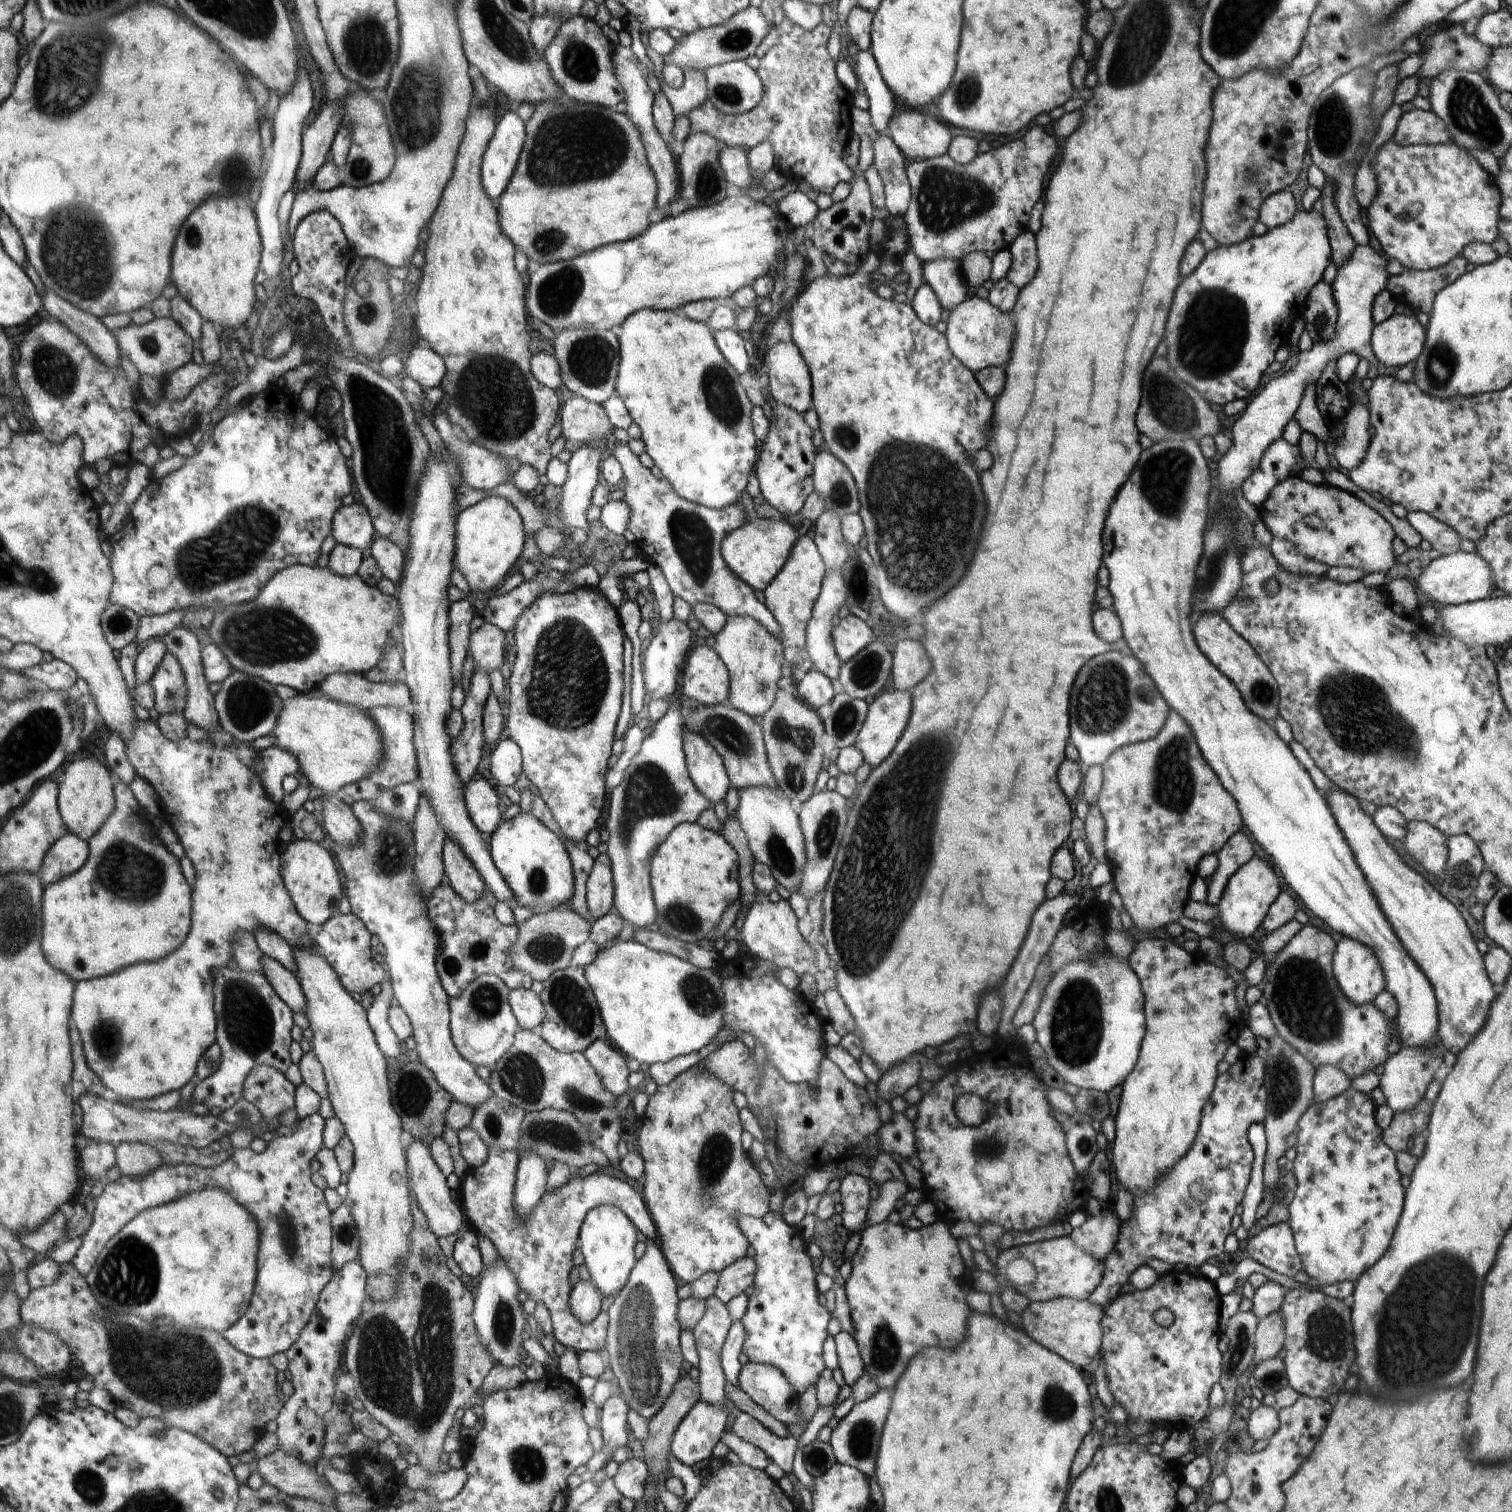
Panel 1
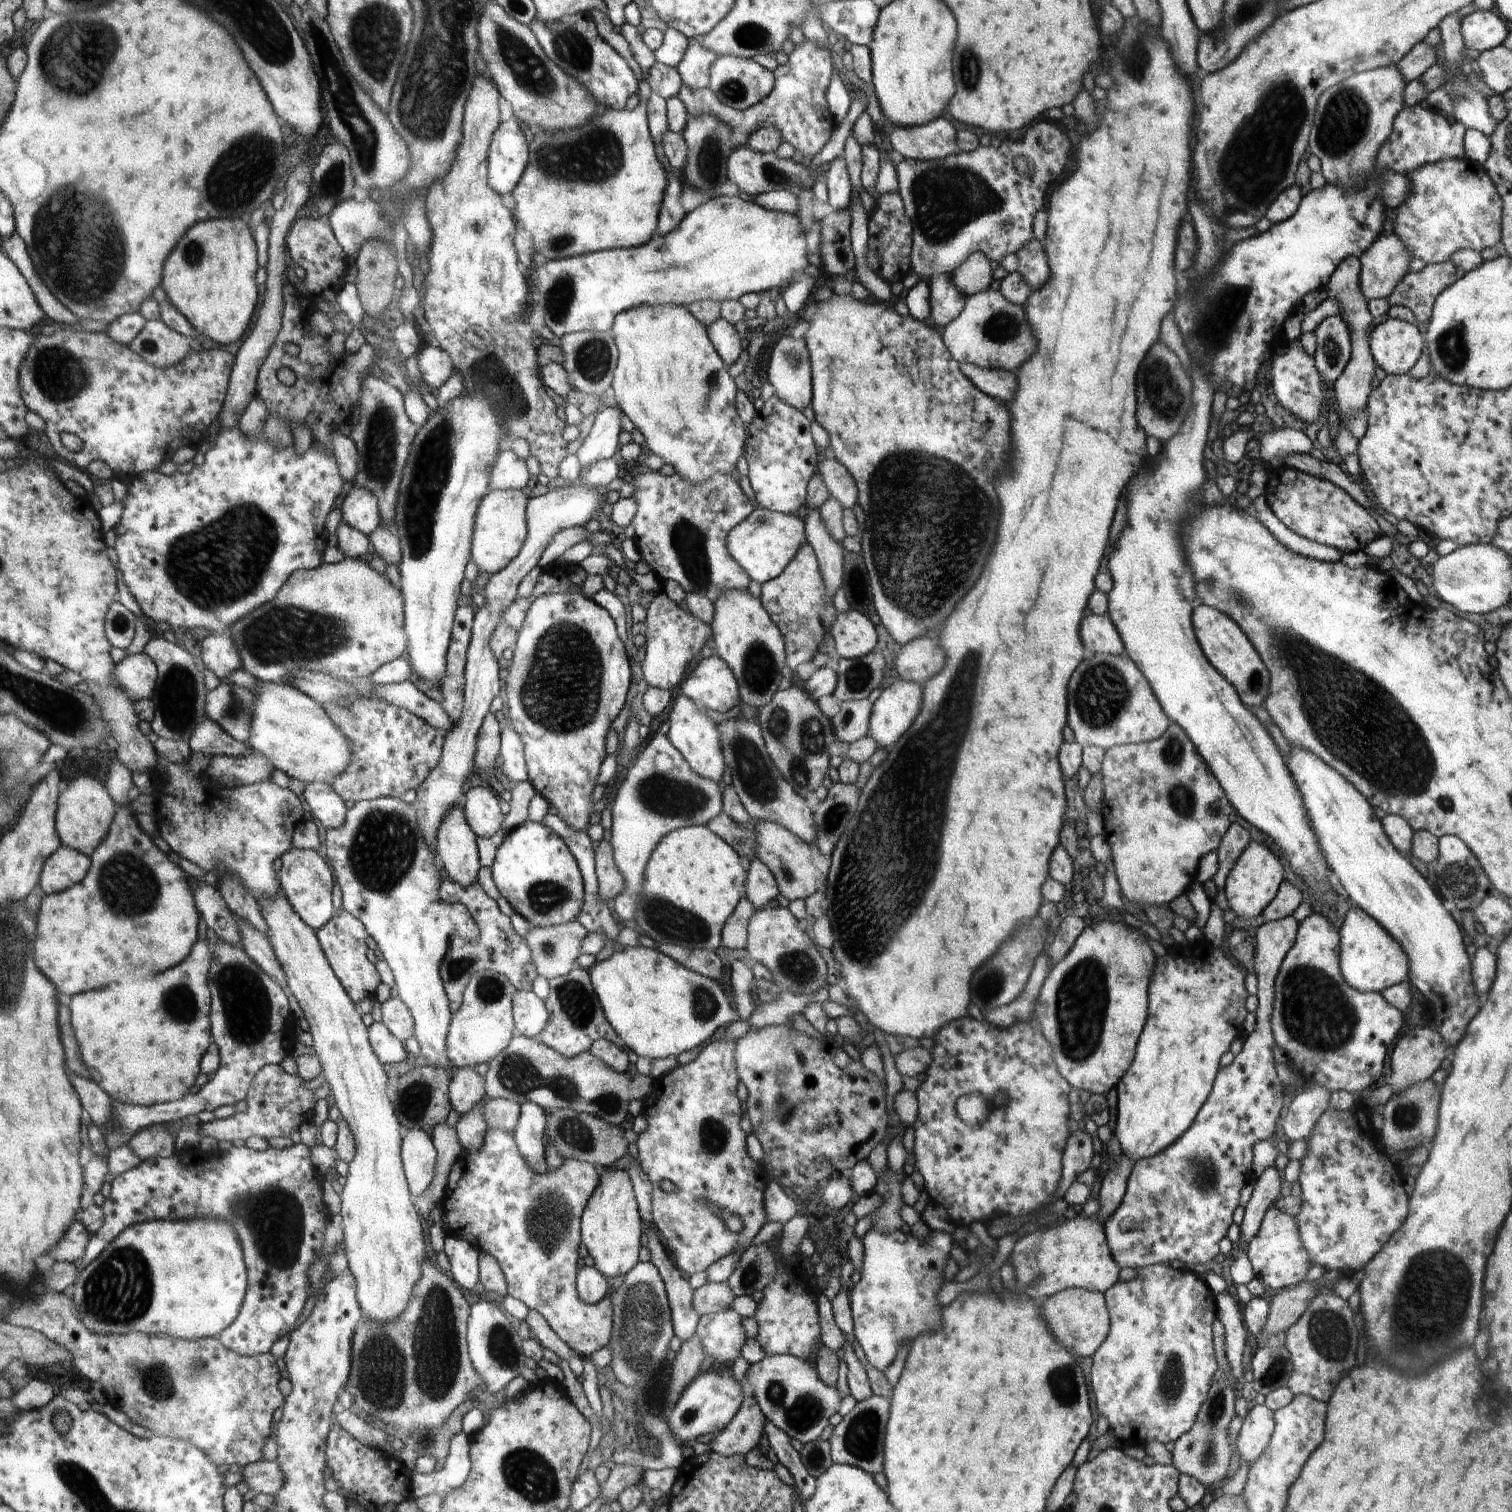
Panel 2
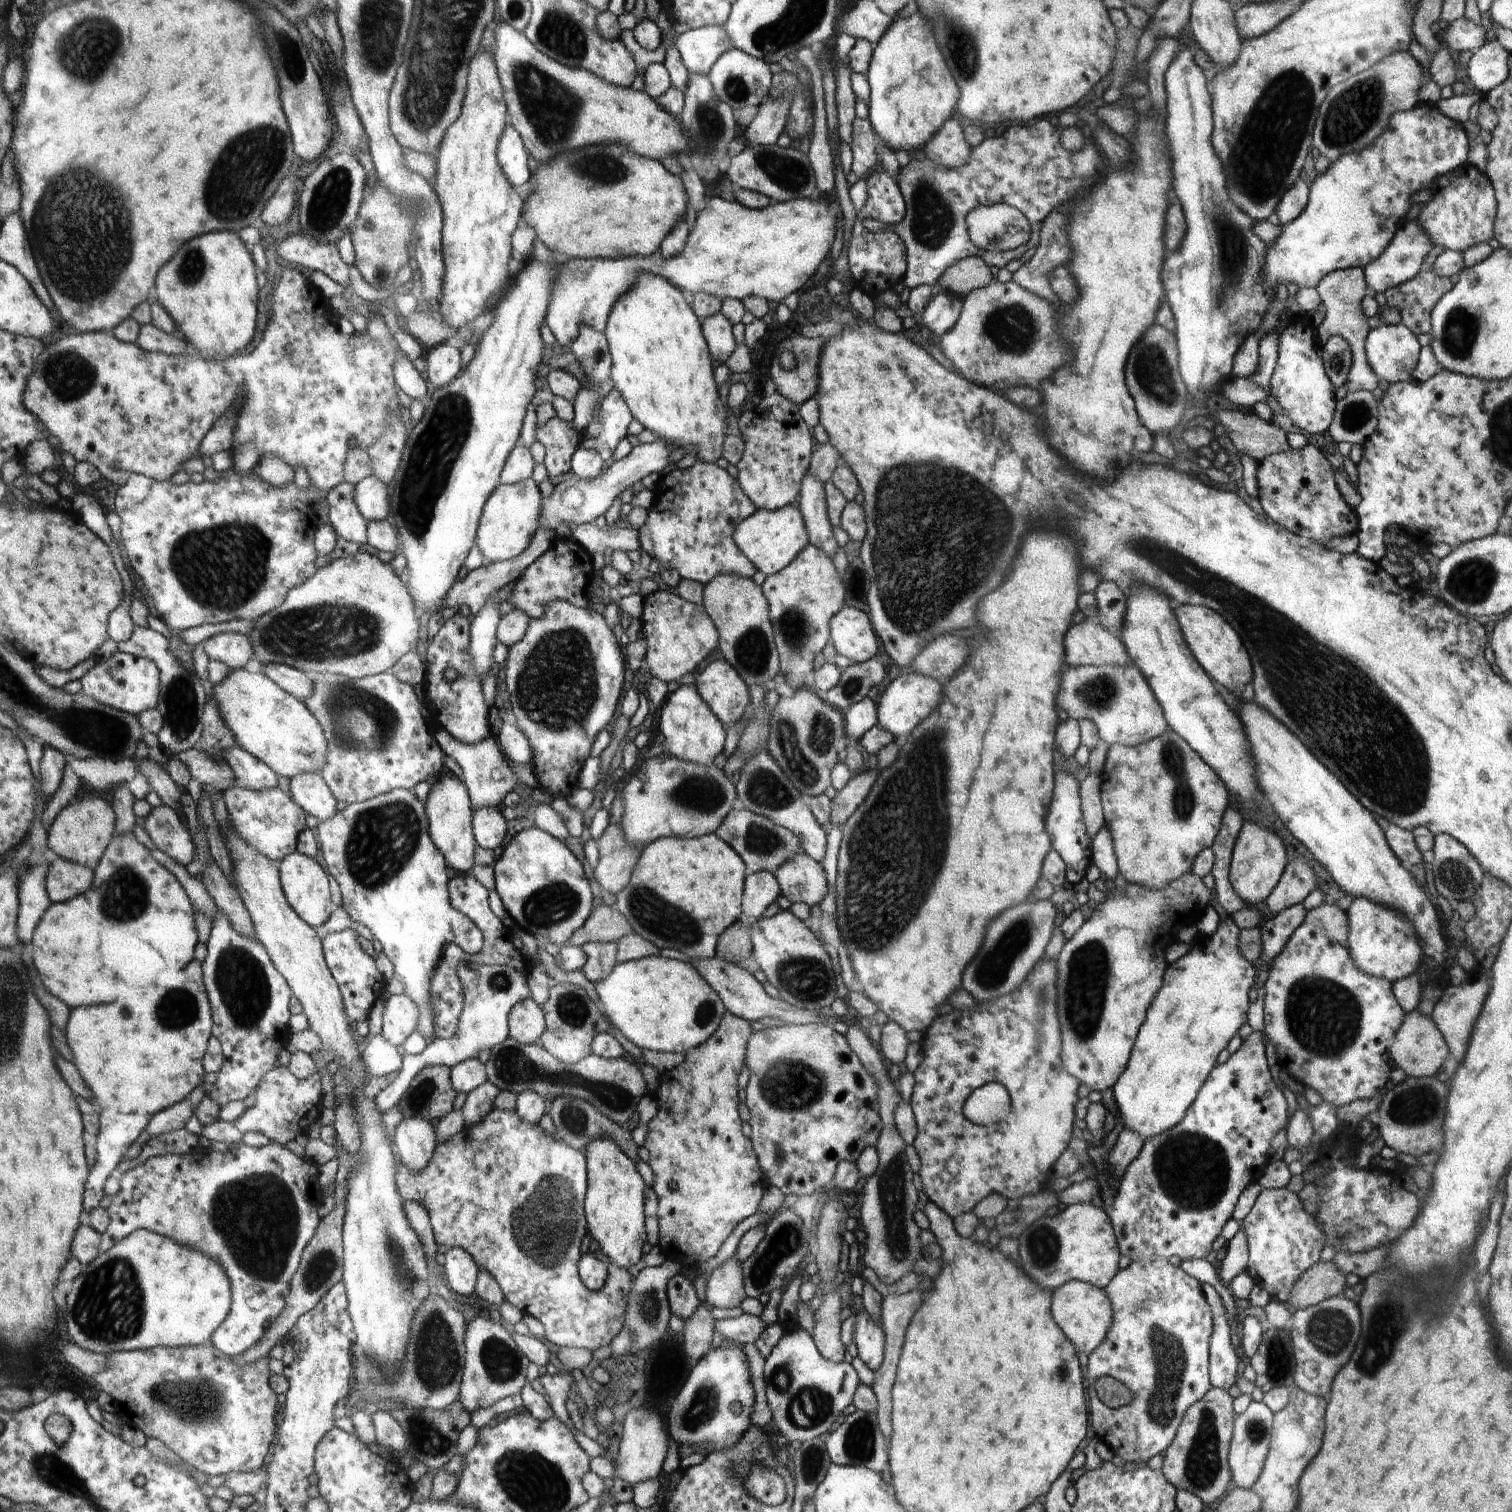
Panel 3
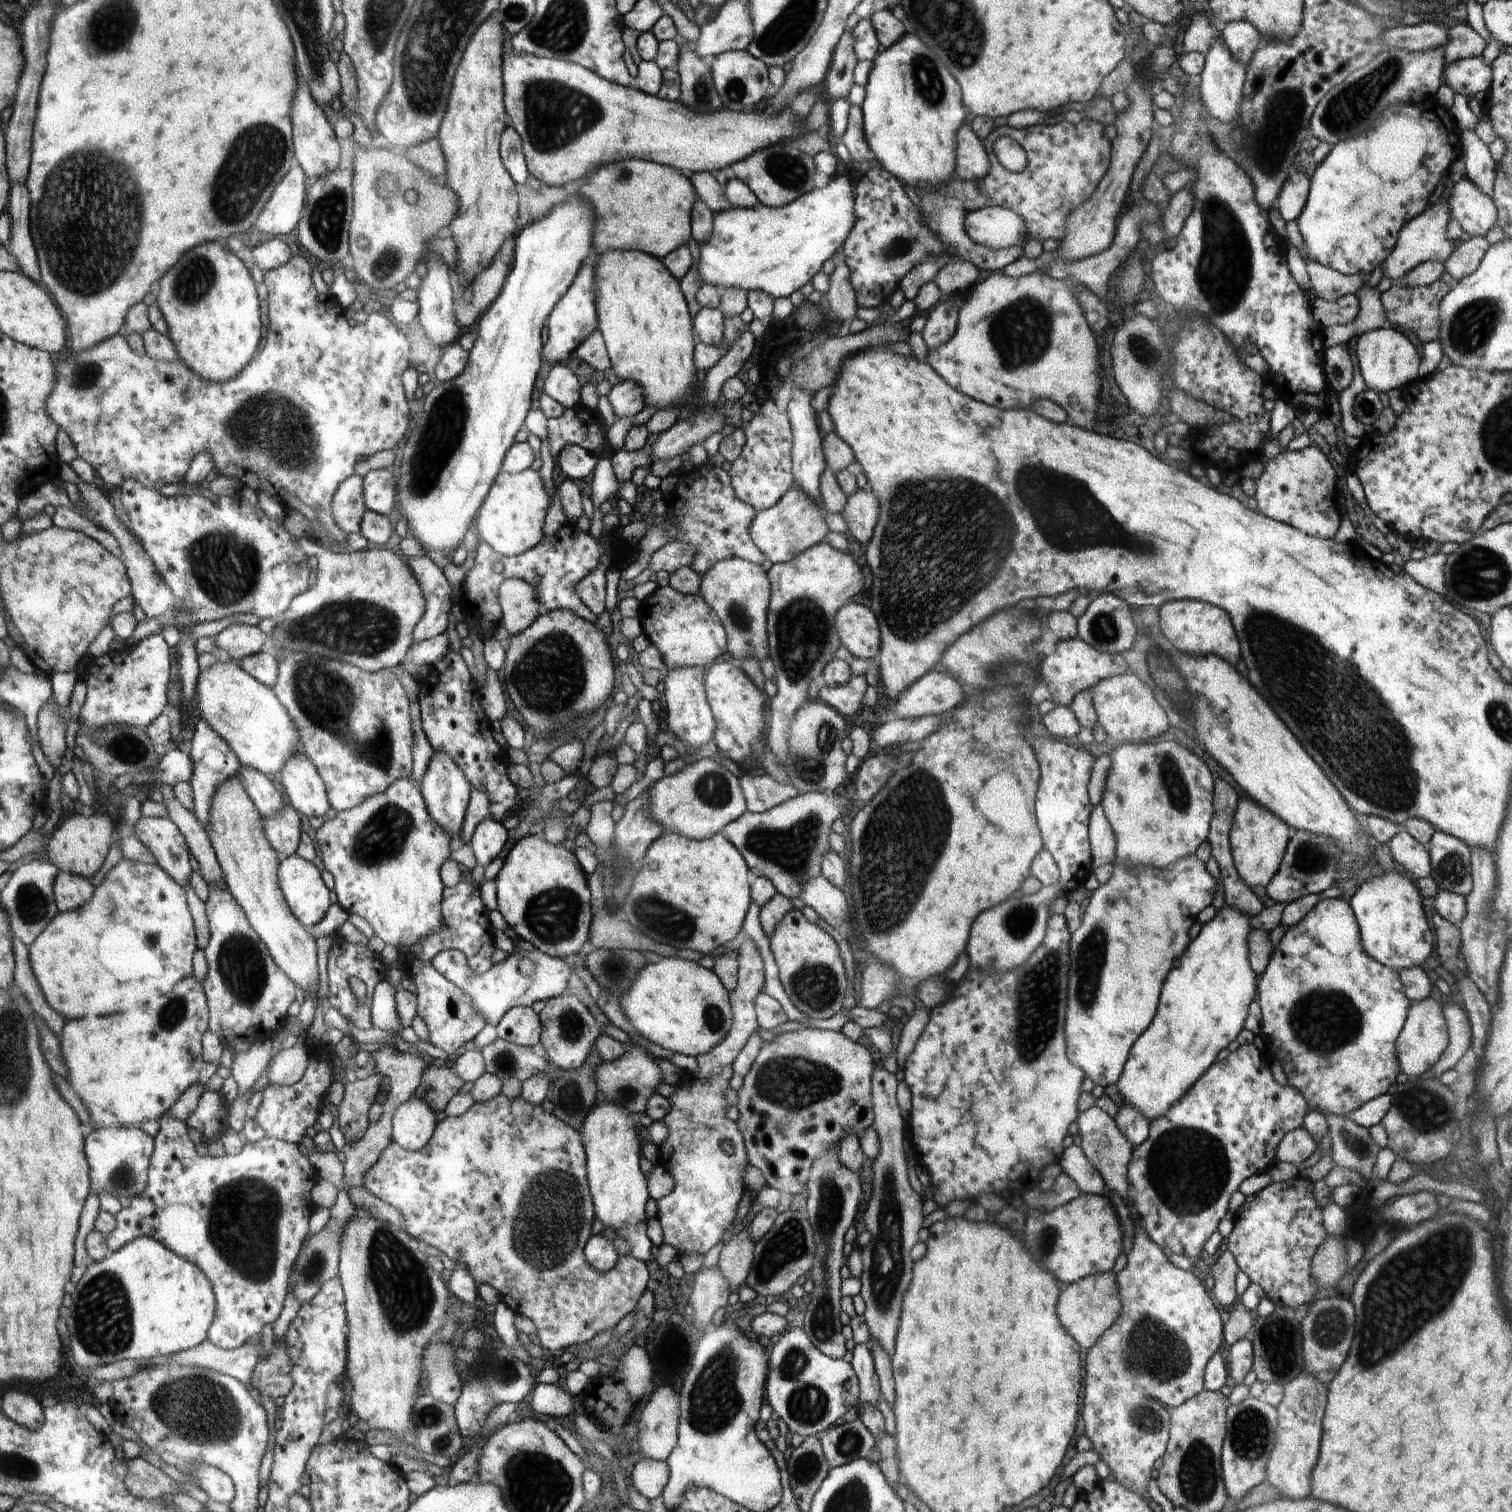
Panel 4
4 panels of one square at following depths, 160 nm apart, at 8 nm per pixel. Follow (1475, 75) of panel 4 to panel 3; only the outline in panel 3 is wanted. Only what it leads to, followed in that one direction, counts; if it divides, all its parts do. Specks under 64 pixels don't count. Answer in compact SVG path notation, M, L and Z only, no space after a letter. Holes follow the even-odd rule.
M1496 38L1488 39L1473 51L1465 75L1475 91L1482 91L1485 95L1505 81L1509 71L1509 54Z

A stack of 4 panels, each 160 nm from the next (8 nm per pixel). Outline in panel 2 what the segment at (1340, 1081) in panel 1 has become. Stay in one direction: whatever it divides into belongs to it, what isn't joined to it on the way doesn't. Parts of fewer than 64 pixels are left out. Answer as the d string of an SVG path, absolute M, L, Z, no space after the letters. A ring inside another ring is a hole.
M1316 1084L1312 1089L1297 1091L1279 1123L1279 1133L1286 1134L1291 1142L1308 1139L1317 1120L1329 1108L1331 1094Z

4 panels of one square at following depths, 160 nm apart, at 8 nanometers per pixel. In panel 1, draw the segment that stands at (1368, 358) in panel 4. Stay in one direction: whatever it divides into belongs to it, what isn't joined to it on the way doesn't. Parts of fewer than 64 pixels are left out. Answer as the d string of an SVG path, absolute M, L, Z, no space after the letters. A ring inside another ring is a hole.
M1397 314L1373 328L1372 352L1386 367L1404 367L1415 362L1424 348L1425 332L1417 315Z

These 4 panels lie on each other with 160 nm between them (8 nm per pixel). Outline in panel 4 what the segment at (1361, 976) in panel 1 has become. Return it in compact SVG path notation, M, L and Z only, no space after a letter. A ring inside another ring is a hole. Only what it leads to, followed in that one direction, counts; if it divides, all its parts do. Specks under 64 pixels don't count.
M1397 871L1384 872L1366 880L1349 902L1364 952L1396 974L1404 968L1424 964L1434 950L1434 934L1428 926L1422 896L1414 882Z

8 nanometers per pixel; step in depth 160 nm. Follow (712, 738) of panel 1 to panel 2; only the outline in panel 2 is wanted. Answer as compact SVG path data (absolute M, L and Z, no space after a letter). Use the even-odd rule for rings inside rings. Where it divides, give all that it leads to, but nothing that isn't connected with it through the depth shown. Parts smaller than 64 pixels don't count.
M734 718L720 723L718 729L722 737L727 776L752 821L772 821L787 828L804 842L813 844L816 836L815 812L808 807L804 797L794 792L772 762L760 725L757 722Z

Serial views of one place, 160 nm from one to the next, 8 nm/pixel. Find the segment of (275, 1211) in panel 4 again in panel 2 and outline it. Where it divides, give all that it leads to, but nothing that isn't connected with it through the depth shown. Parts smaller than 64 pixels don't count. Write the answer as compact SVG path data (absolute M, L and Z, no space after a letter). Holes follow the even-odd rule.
M302 1142L286 1149L269 1147L262 1152L252 1150L251 1148L246 1147L246 1145L240 1146L233 1144L230 1150L227 1151L200 1153L196 1149L191 1151L182 1150L180 1152L176 1151L167 1157L144 1159L141 1160L136 1167L129 1169L114 1178L111 1183L111 1192L108 1197L101 1200L100 1207L104 1213L103 1225L91 1235L90 1243L87 1244L87 1250L83 1259L80 1263L76 1264L79 1268L79 1272L82 1268L98 1259L106 1248L110 1246L124 1230L136 1223L145 1223L146 1221L153 1221L154 1219L158 1221L172 1219L188 1221L189 1219L208 1218L224 1221L235 1229L235 1232L238 1233L240 1242L242 1242L243 1260L248 1260L247 1272L252 1272L252 1288L247 1288L248 1304L244 1304L244 1312L239 1312L240 1320L236 1320L236 1324L231 1324L231 1326L224 1330L217 1338L232 1352L239 1353L242 1356L266 1355L267 1353L270 1353L270 1348L272 1348L272 1344L278 1340L278 1336L286 1332L290 1326L296 1324L296 1320L300 1318L300 1314L302 1314L302 1309L304 1308L307 1299L310 1297L310 1294L312 1294L310 1276L312 1266L318 1262L318 1258L320 1254L322 1254L322 1250L324 1250L324 1232L326 1232L328 1208L326 1208L324 1200L322 1200L322 1188L320 1188L320 1184L318 1184L318 1180L316 1180L316 1176L314 1176L314 1166L312 1166L312 1162L310 1162L310 1150L308 1150L308 1147Z

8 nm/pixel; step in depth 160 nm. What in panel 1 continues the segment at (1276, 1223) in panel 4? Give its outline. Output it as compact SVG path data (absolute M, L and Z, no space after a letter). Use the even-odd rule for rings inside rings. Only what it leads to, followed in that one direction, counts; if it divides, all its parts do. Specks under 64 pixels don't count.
M1288 1222L1256 1229L1248 1240L1247 1250L1256 1262L1284 1276L1294 1278L1303 1270Z

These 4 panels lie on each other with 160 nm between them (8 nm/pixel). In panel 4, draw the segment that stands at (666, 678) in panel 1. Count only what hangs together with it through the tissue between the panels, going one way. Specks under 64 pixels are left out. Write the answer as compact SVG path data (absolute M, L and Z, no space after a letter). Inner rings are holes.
M669 585L658 587L639 602L637 620L643 634L658 650L666 670L684 666L709 666L727 652L727 632L714 609L699 594L684 595Z

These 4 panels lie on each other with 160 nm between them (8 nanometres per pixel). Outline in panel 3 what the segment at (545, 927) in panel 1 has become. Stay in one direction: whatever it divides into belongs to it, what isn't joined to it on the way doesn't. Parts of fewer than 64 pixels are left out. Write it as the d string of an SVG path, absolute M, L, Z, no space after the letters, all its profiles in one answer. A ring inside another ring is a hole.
M603 903L596 906L596 912L571 936L568 944L583 947L590 943L616 945L626 934L634 932L626 917L615 906Z

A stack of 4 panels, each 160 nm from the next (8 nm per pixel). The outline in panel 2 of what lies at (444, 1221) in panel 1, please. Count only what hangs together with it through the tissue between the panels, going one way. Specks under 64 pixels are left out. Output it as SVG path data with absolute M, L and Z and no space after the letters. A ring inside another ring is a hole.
M410 1127L403 1138L403 1163L412 1196L426 1195L434 1184L438 1150L423 1128Z

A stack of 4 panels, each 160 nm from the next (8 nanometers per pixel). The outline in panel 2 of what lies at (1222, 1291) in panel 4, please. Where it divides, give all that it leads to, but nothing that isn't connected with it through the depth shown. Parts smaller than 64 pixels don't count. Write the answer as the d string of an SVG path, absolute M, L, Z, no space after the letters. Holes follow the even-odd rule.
M1272 1165L1254 1178L1255 1187L1250 1200L1247 1202L1243 1221L1239 1225L1239 1244L1242 1247L1247 1247L1252 1242L1266 1209L1279 1199L1283 1173Z

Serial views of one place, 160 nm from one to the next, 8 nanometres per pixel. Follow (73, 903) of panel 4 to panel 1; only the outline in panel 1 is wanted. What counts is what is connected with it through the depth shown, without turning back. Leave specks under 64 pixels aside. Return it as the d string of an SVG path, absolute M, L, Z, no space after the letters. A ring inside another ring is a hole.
M70 832L64 839L48 852L43 867L44 885L50 887L52 884L59 882L80 871L84 864L90 859L90 845L83 840L78 834Z

